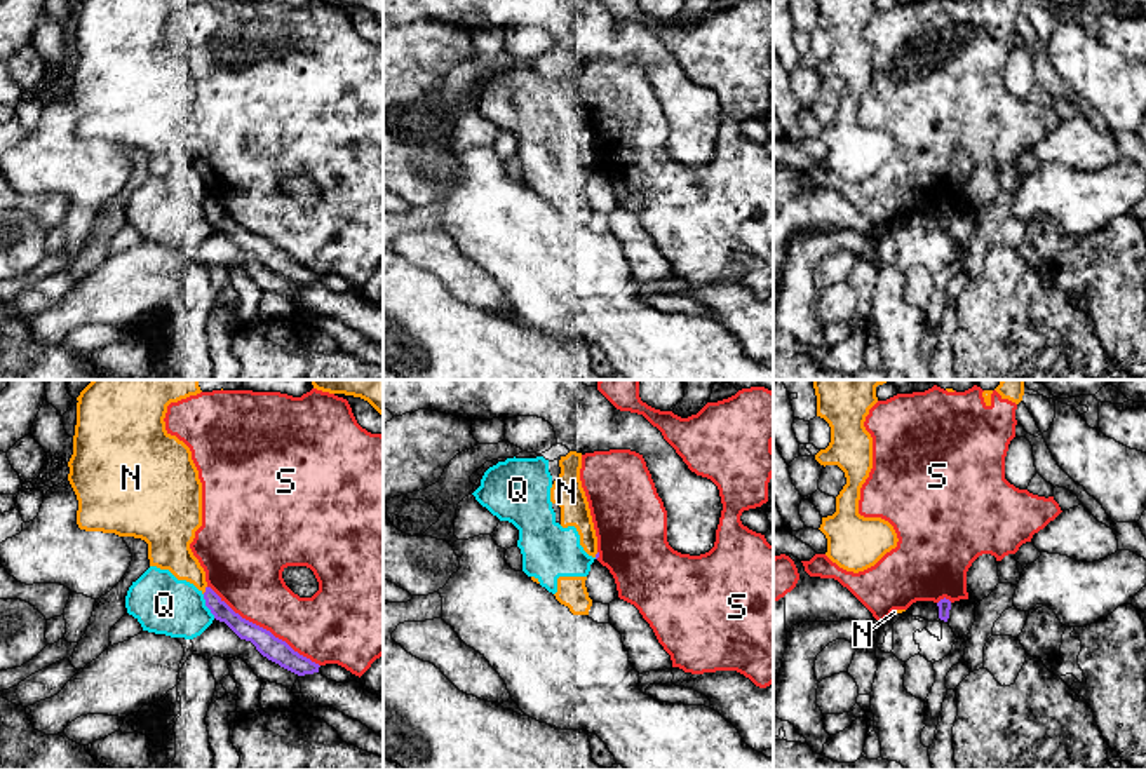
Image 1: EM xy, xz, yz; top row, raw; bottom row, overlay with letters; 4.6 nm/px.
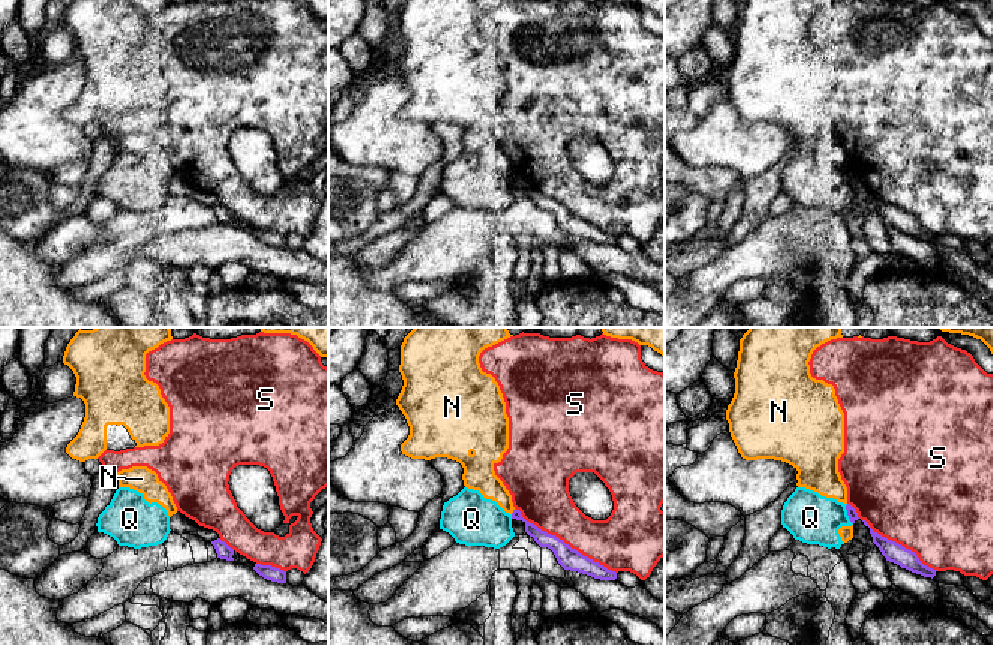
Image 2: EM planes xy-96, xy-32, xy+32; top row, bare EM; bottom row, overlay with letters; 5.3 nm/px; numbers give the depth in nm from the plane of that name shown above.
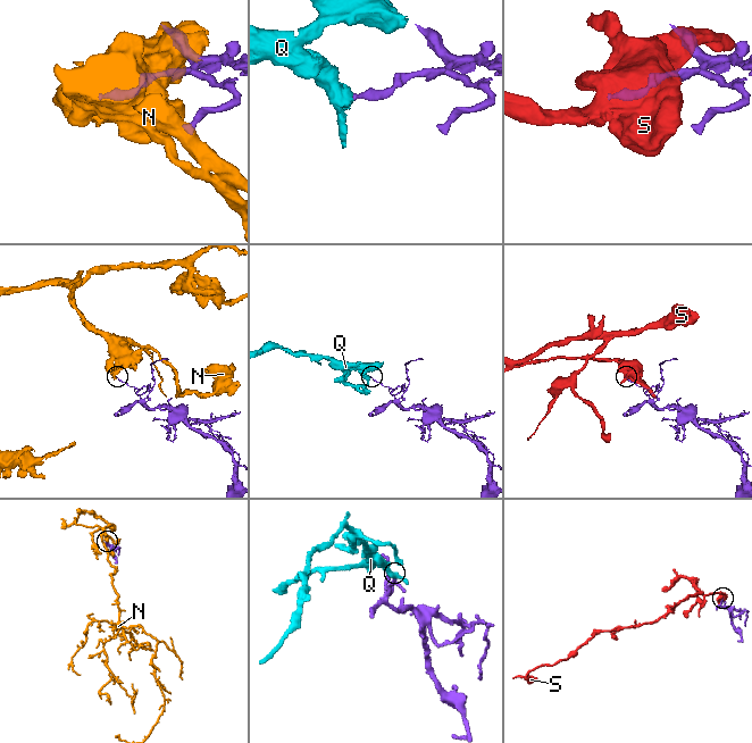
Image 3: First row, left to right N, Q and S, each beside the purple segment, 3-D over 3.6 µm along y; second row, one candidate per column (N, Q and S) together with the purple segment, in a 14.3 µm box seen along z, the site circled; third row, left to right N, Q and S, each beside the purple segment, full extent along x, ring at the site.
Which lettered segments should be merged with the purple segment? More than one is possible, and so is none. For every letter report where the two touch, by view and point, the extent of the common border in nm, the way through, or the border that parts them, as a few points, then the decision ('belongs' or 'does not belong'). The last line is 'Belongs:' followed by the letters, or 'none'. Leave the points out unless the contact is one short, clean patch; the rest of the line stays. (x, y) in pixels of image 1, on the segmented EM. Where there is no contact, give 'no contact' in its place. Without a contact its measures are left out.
N: contact xy (206, 589); length 40 nm; does not belong
Q: contact xy (206, 605); length 130 nm; does not belong
S: contact xy (262, 628); length 650 nm; does not belong
Belongs: none

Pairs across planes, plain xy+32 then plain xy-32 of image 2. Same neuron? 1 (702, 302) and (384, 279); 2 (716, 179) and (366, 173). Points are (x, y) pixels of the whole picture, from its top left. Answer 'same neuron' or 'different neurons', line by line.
1: same neuron
2: same neuron

